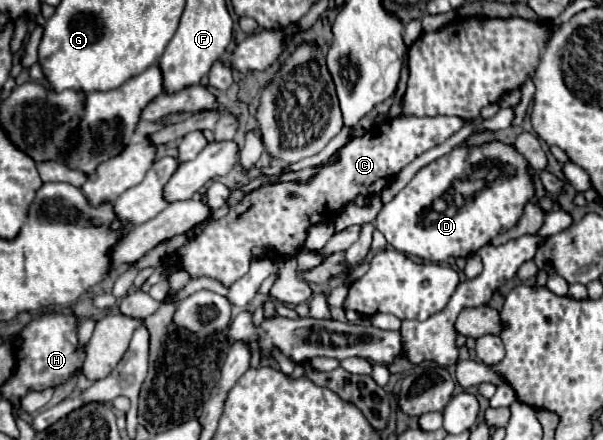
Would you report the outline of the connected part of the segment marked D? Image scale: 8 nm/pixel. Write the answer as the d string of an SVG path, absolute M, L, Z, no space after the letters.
M501 140L485 142L481 146L457 146L447 156L423 166L413 180L381 208L375 220L375 228L387 238L387 242L409 256L419 256L427 262L447 262L447 258L467 258L479 248L487 246L497 234L517 226L523 208L535 196L535 184L529 174L527 158L513 146Z

